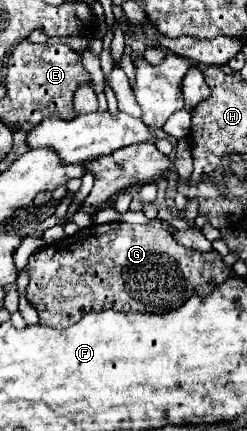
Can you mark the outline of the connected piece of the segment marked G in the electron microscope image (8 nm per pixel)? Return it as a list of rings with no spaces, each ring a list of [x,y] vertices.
[[[151,221],[145,225],[129,223],[105,223],[81,229],[77,235],[65,237],[59,243],[45,245],[29,257],[27,265],[29,285],[25,289],[27,301],[37,309],[39,323],[47,327],[69,327],[89,311],[137,311],[137,313],[167,313],[187,303],[193,295],[209,295],[215,281],[225,281],[231,275],[217,251],[199,253],[187,249],[175,241],[175,237],[159,223]]]

